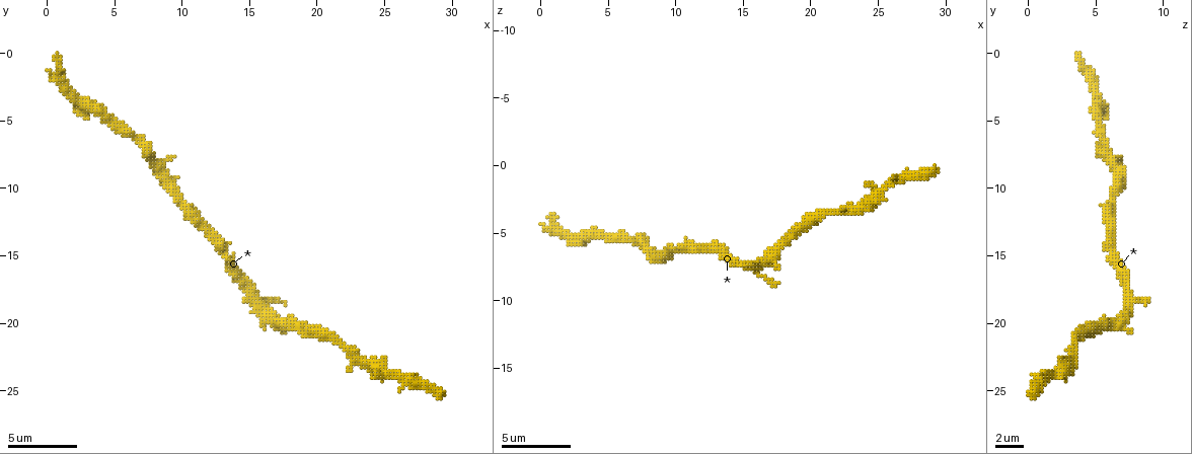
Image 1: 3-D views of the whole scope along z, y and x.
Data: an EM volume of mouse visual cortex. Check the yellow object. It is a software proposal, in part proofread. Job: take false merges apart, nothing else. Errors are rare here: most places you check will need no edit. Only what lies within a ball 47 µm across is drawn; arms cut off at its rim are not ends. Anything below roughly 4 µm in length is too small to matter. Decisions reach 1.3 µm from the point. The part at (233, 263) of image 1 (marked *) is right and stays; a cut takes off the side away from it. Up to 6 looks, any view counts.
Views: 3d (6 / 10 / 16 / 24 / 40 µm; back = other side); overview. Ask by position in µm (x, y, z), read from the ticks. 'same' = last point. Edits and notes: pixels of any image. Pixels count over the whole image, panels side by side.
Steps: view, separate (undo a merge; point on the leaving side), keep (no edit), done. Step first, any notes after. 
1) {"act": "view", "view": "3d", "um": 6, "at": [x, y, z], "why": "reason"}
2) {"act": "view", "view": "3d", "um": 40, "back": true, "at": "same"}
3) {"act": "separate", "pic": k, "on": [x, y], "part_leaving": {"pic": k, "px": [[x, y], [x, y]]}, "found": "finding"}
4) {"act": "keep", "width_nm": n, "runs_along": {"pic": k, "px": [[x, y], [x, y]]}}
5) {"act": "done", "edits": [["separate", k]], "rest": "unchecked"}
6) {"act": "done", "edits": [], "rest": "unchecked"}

{"act": "view", "view": "3d", "um": 10, "at": [23.2, 22.6, 3.2], "why": "three-way junction"}

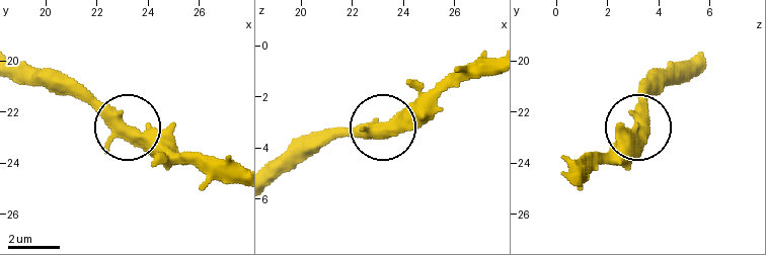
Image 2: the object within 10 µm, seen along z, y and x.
{"act": "keep", "found": "one neuron here"}

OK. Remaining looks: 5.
{"act": "view", "view": "3d", "um": 10, "at": [4.6, 5.0, 5.2], "why": "calibre changes"}

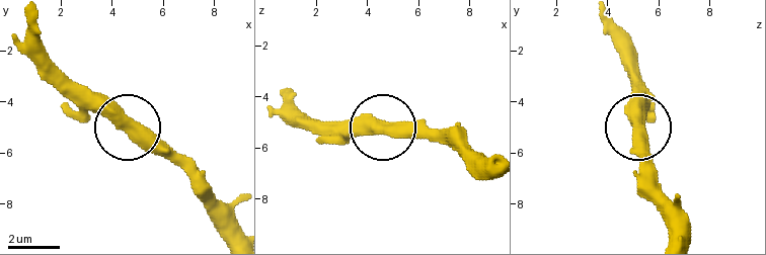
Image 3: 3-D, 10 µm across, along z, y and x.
{"act": "keep", "found": "all the same neuron"}

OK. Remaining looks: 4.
{"act": "view", "view": "3d", "um": 16, "at": [9.2, 9.6, 6.4], "why": "calibre changes"}

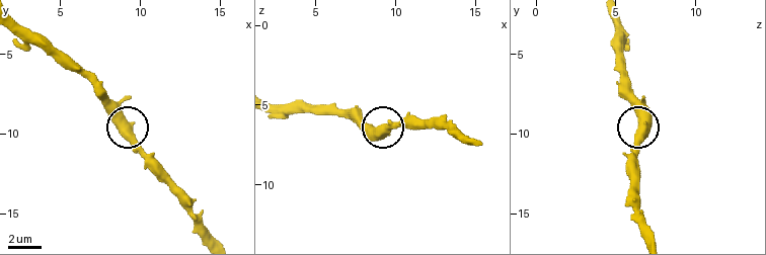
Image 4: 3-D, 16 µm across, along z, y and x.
{"act": "keep", "width_nm": 620, "found": "continuous, no second neuron"}

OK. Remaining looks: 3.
{"act": "done", "edits": [], "rest": "unchecked"}

